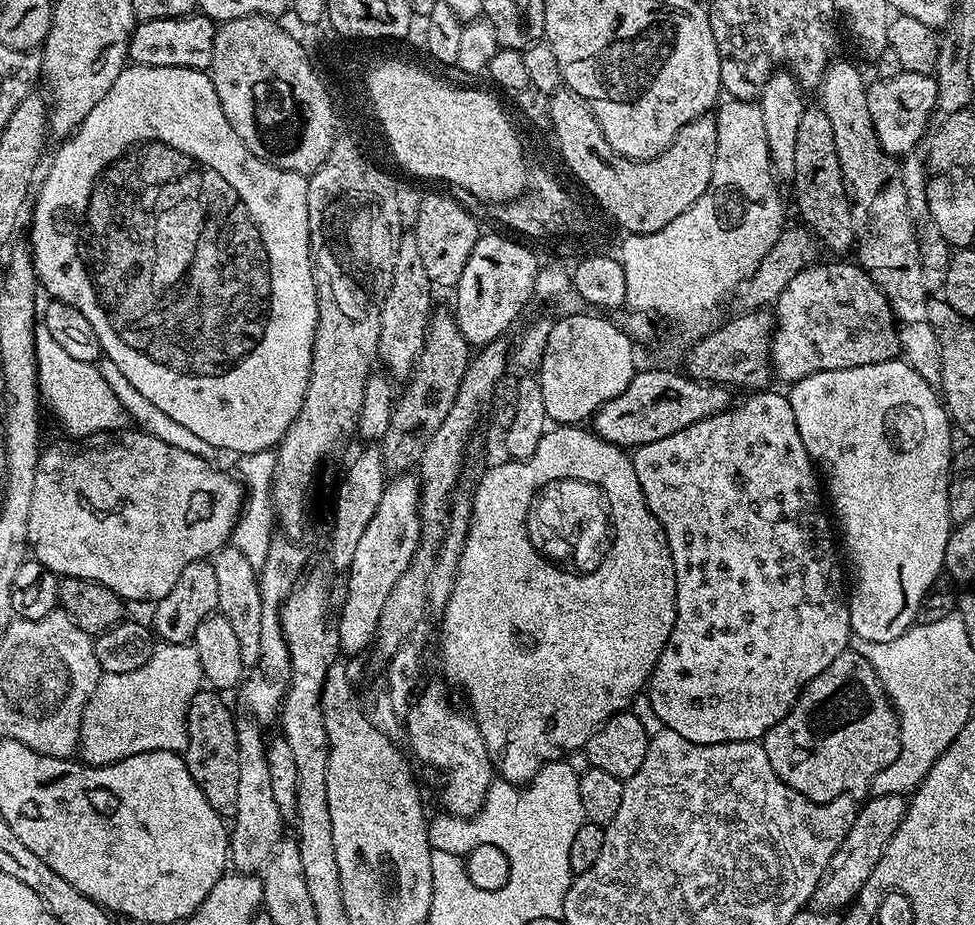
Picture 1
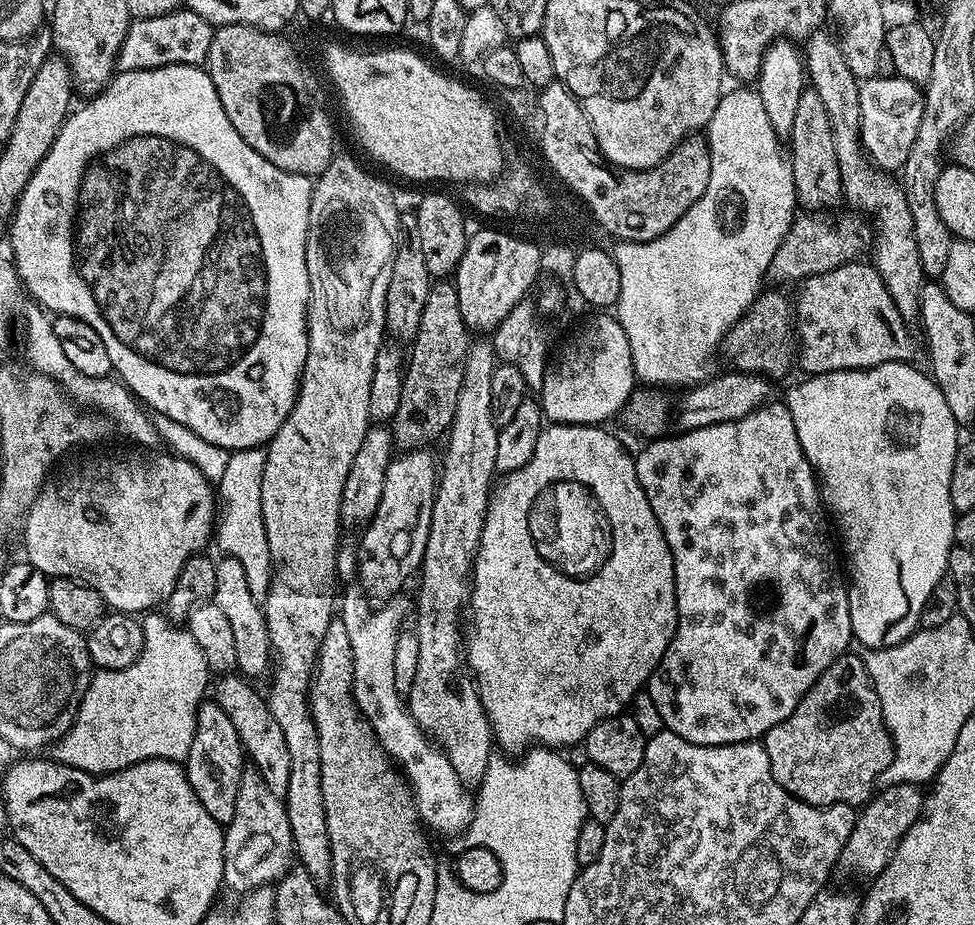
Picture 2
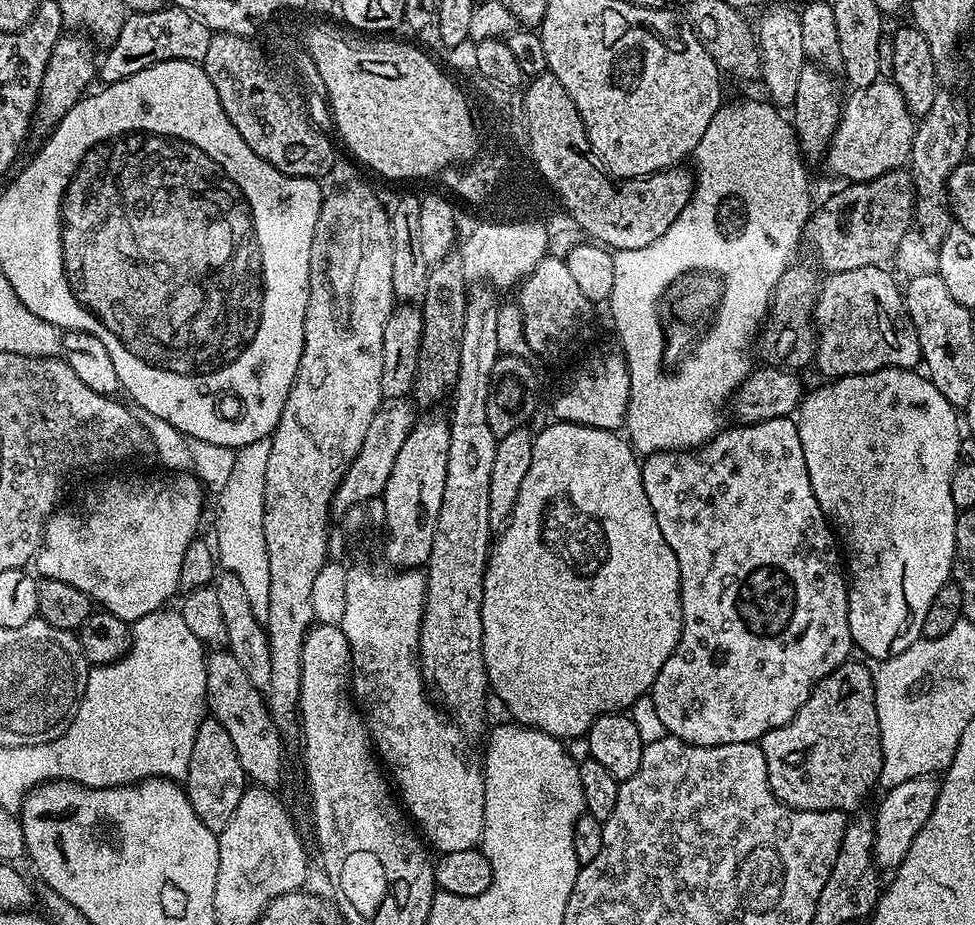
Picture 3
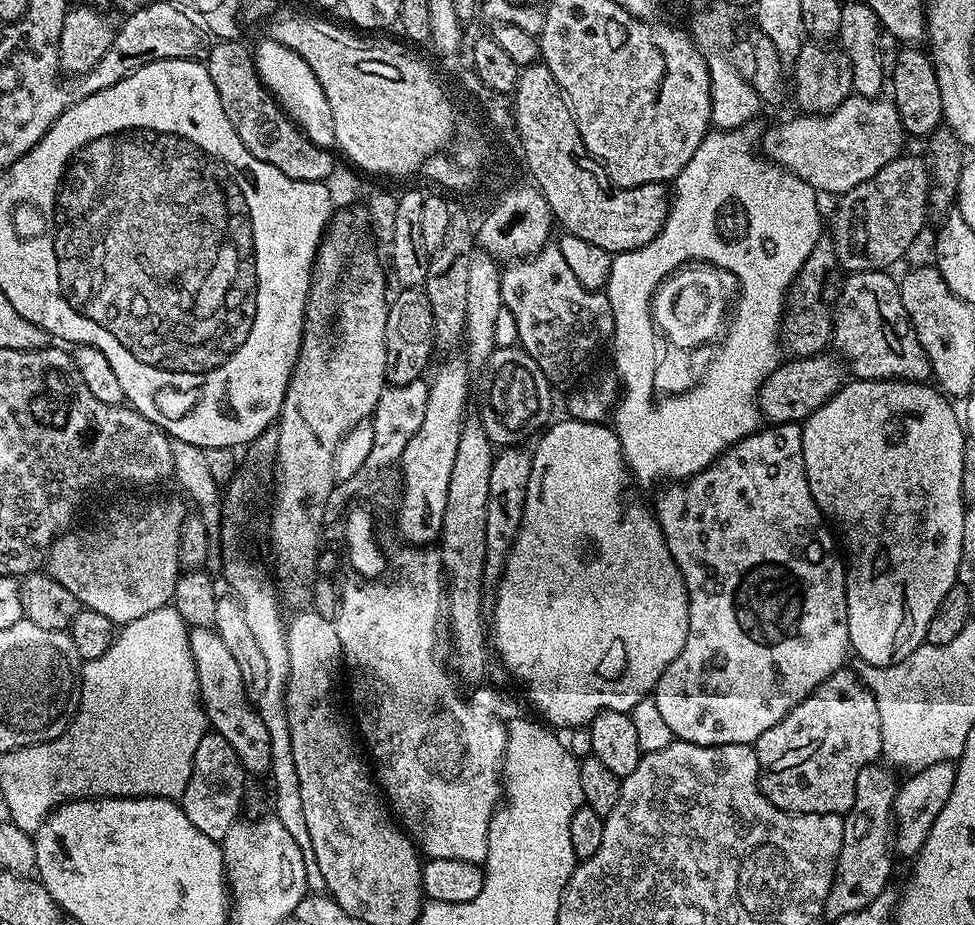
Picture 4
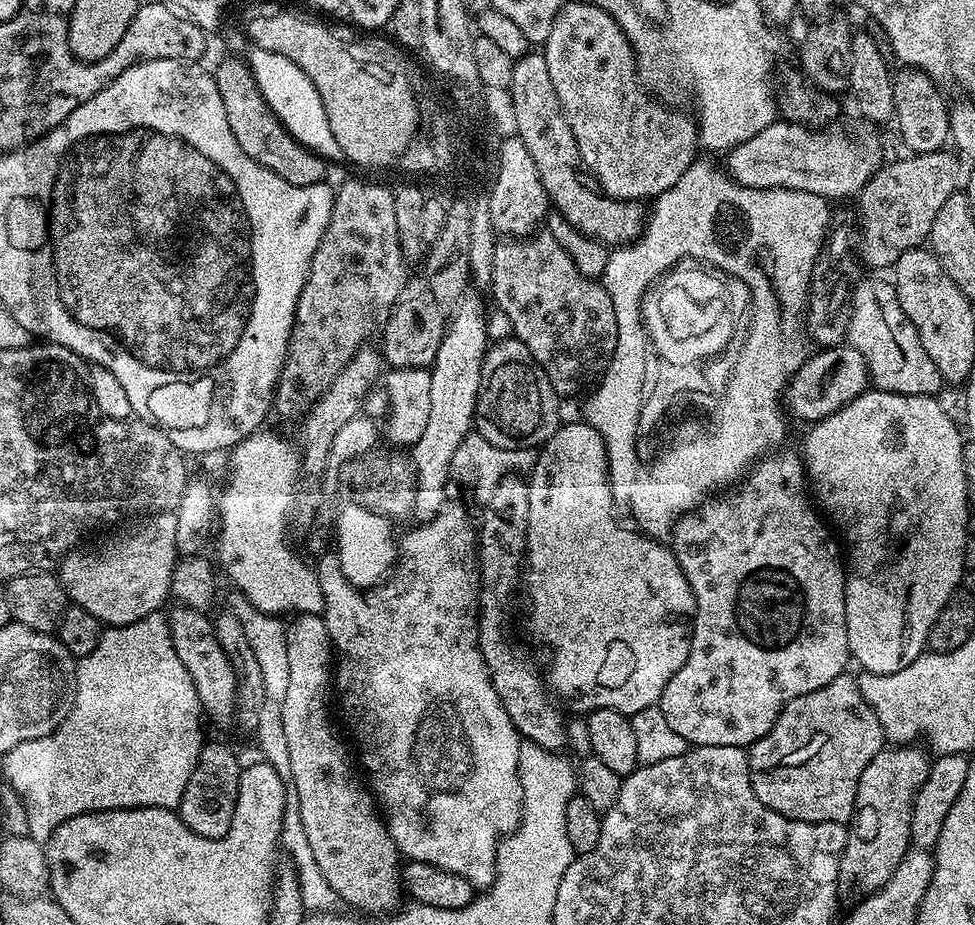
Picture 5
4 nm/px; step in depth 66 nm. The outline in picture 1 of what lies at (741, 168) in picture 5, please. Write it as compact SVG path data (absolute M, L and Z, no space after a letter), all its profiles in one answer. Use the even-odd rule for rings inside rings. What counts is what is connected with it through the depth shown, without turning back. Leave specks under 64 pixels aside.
M902 71L894 78L873 79L868 84L870 118L874 122L874 130L878 134L878 142L882 150L897 158L911 153L915 149L912 147L920 139L921 143L929 131L928 119L931 118L932 112L937 111L937 98L938 86L935 75L932 74Z

